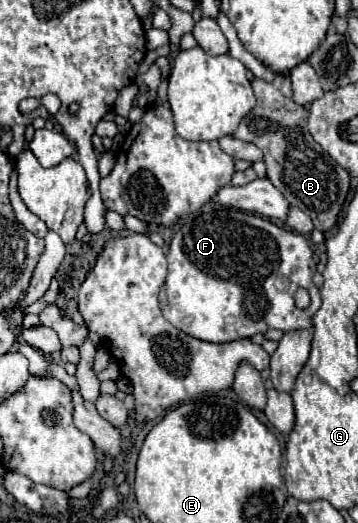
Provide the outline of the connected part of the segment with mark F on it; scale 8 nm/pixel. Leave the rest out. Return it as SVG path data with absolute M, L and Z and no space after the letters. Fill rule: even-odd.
M217 210L203 212L195 220L183 224L169 242L167 252L169 274L165 289L159 293L159 306L163 316L185 334L205 342L233 342L263 334L269 328L291 332L313 326L313 316L321 306L317 286L311 282L315 274L313 250L303 234L279 228L277 224L241 210ZM305 288L311 296L309 308L301 310L295 306L295 292Z

